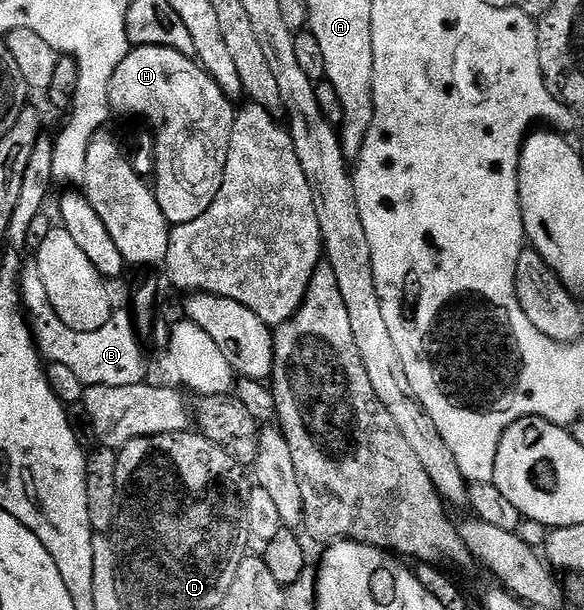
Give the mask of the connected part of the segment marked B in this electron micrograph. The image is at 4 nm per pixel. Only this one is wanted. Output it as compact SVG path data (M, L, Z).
M34 265L27 266L21 272L20 294L34 341L38 345L38 354L43 360L66 365L76 373L86 387L136 385L147 378L146 355L138 344L139 332L136 330L135 322L127 312L126 316L122 309L115 310L110 320L95 331L68 329L68 325L64 325L64 321L60 321L60 317L52 309L48 293L44 293L44 281L40 281L40 273Z

